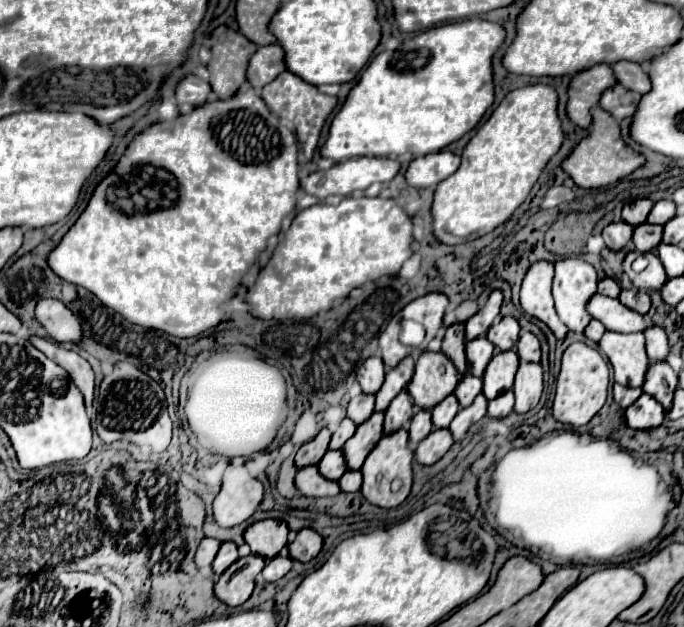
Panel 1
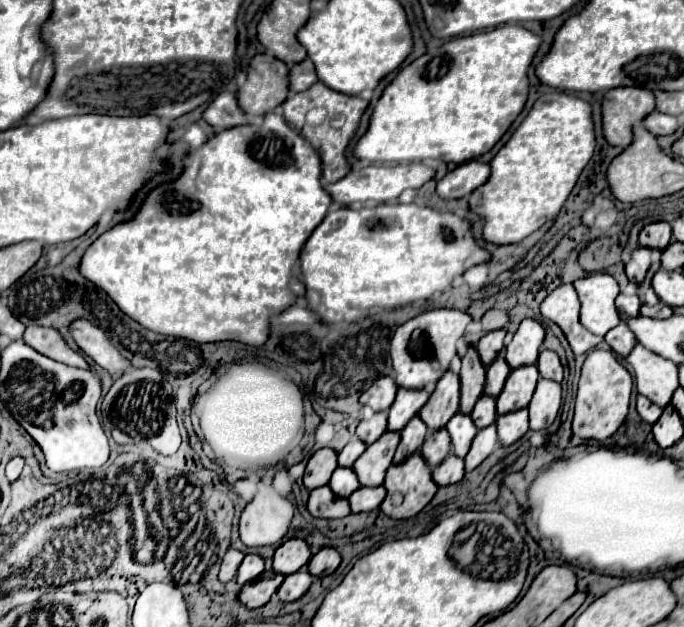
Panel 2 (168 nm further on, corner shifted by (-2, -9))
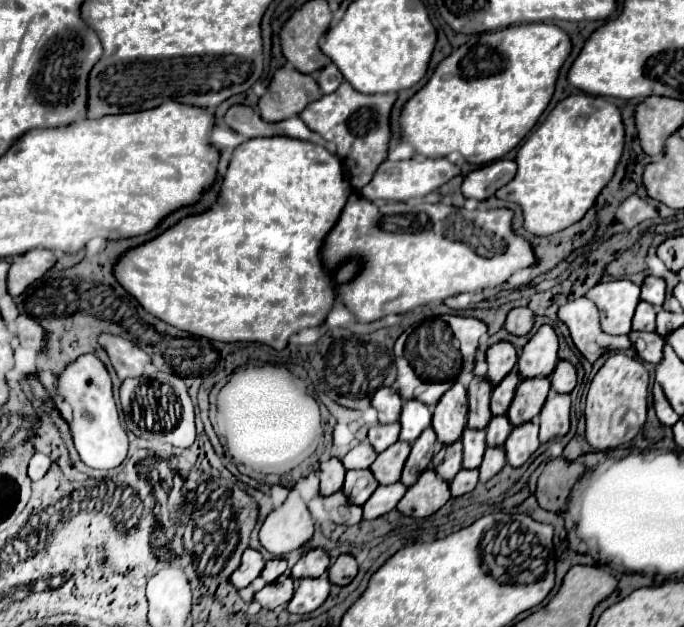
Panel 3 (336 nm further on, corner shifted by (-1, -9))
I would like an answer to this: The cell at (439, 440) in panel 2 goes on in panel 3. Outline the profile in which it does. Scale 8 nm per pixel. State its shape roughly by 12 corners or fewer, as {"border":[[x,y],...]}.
{"border":[[463,443],[443,447],[433,457],[441,479],[449,481],[463,467]]}

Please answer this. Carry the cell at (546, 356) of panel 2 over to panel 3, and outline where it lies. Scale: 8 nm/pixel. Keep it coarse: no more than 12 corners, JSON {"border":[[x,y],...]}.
{"border":[[559,361],[549,377],[557,393],[571,393],[577,371],[569,361]]}

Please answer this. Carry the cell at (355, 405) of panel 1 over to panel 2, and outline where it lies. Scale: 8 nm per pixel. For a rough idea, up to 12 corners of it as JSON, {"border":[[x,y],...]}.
{"border":[[374,413],[356,427],[358,439],[374,443],[386,431],[388,413]]}

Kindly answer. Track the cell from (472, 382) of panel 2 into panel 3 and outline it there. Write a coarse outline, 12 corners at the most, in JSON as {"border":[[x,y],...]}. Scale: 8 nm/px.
{"border":[[491,383],[469,385],[469,429],[487,429]]}

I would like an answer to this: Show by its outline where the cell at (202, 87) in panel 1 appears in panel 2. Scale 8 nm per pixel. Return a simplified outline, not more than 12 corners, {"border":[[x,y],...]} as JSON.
{"border":[[236,94],[215,95],[202,119],[218,131],[248,123]]}

